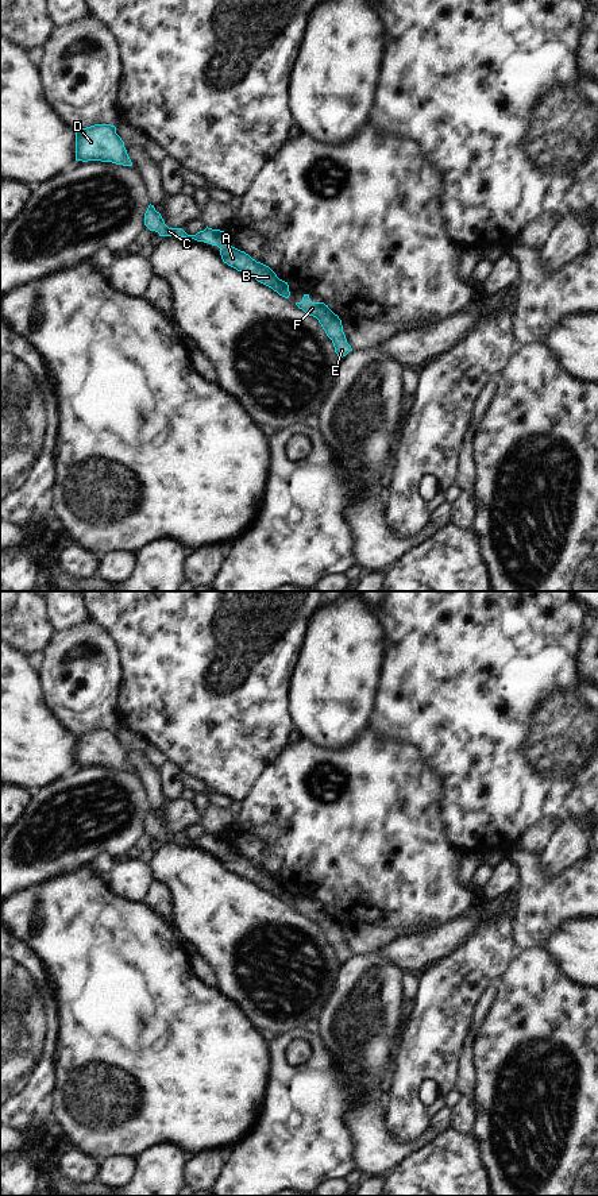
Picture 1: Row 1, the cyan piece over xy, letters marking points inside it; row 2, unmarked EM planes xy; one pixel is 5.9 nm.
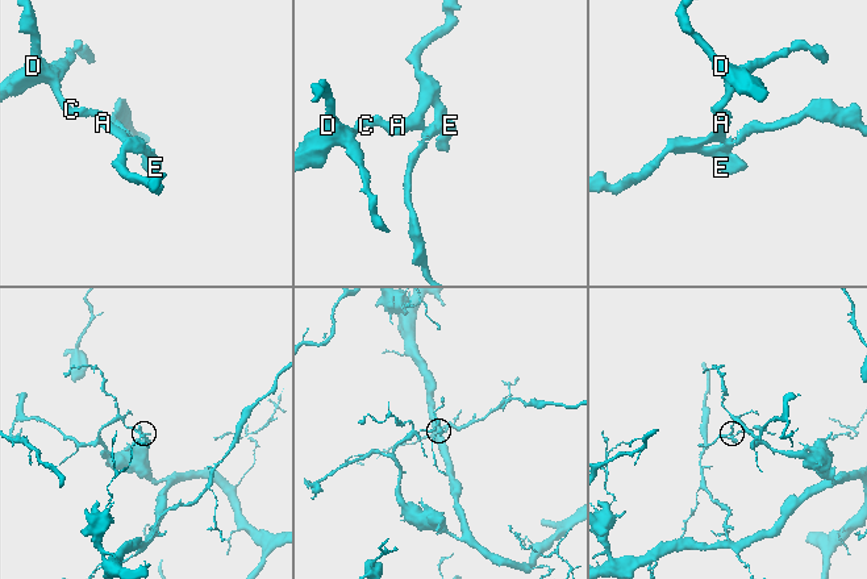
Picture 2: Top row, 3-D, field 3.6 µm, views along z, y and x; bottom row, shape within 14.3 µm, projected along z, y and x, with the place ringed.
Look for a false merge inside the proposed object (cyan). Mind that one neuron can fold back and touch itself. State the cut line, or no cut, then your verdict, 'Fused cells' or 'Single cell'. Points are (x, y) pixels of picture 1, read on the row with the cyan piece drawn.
No split. Single cell

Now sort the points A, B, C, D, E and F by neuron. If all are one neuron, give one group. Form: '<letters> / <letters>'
A B C D E F

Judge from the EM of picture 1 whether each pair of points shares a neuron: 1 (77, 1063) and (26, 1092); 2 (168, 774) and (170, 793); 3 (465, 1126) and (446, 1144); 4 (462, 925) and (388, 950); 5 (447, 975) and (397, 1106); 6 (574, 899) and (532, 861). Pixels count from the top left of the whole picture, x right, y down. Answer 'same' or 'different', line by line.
1: different
2: same
3: different
4: same
5: same
6: same

